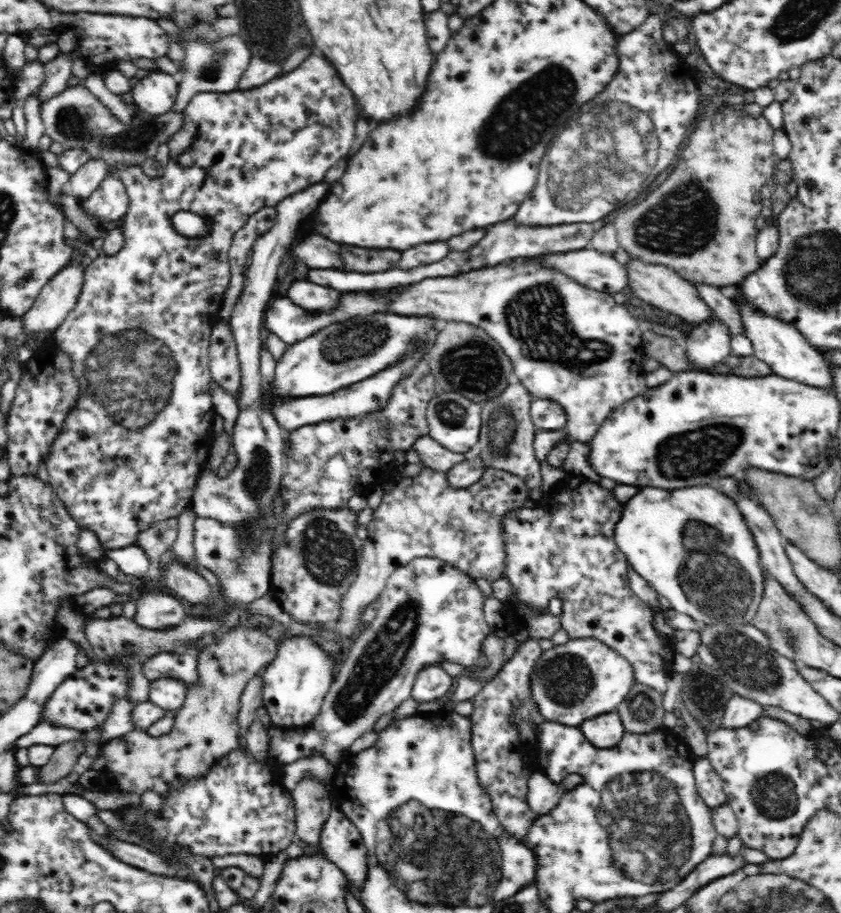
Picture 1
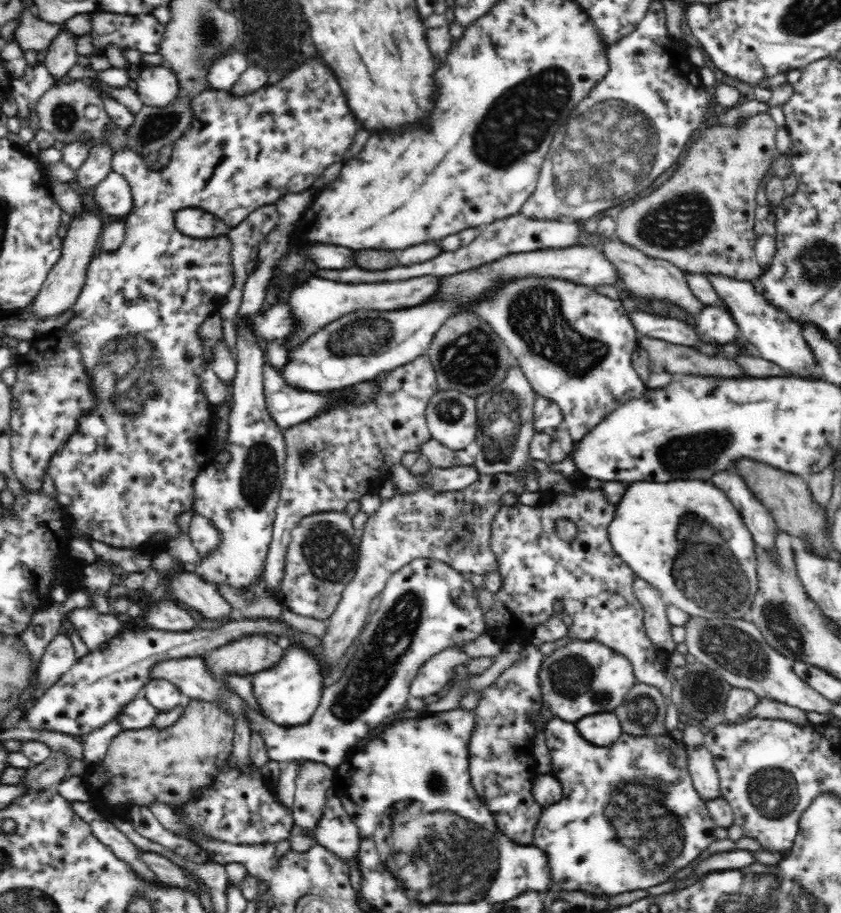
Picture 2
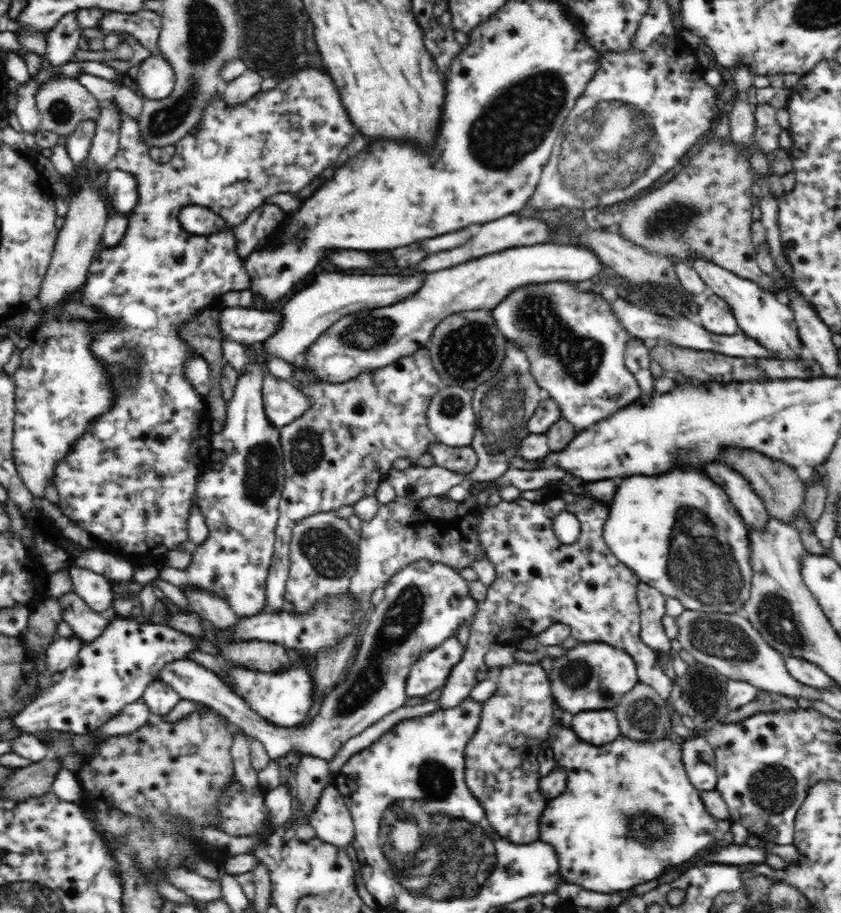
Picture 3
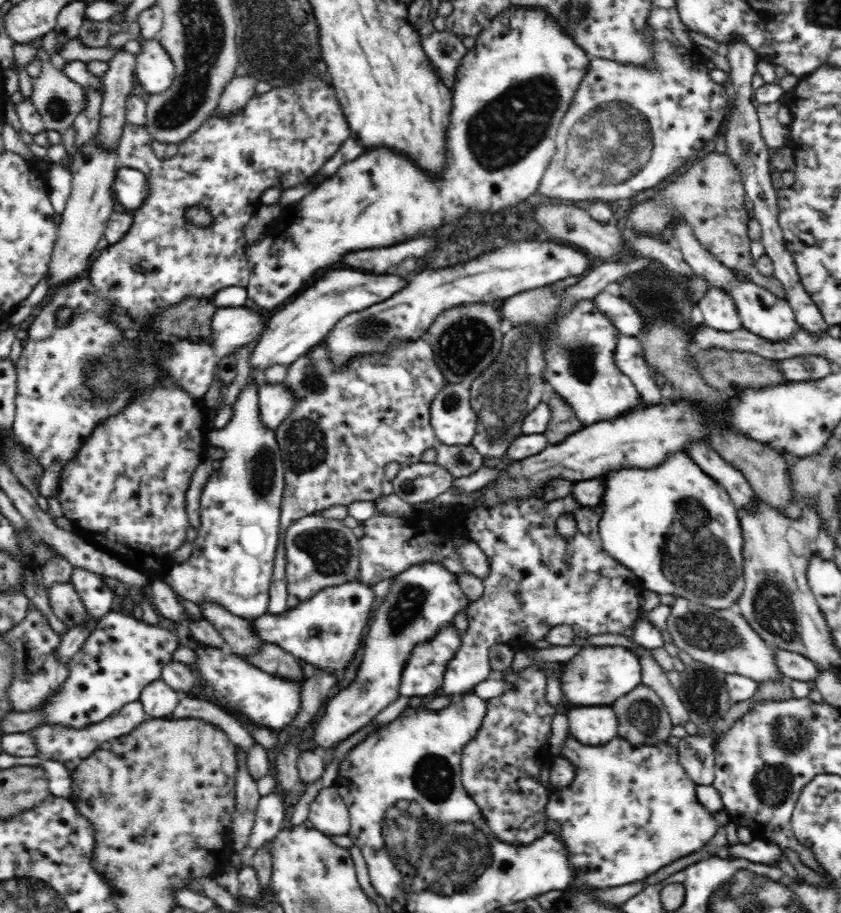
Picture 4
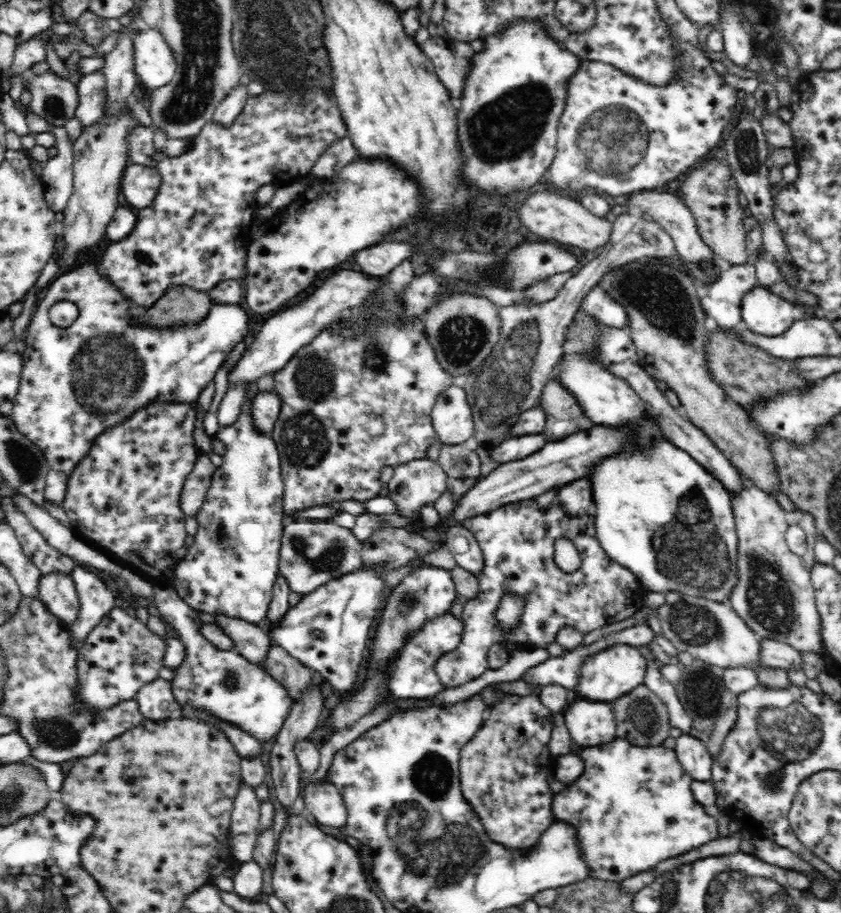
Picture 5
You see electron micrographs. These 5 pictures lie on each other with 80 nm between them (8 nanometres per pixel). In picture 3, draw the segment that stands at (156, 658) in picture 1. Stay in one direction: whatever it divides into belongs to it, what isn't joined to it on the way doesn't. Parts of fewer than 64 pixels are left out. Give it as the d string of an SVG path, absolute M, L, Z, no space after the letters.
M424 559L403 566L386 583L384 591L383 602L370 610L357 650L340 684L326 692L318 714L306 726L279 727L263 720L246 701L226 688L215 672L194 660L165 664L158 678L169 684L180 698L208 706L230 724L242 728L248 738L262 742L271 760L292 752L330 762L350 738L404 706L406 678L411 666L418 662L424 650L440 646L452 634L456 636L462 624L470 624L478 604L470 595L468 581L456 569Z

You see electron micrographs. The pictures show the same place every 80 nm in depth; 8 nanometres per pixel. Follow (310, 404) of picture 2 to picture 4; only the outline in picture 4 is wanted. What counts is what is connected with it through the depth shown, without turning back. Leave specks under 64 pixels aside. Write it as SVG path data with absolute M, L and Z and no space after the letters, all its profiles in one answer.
M266 383L259 387L258 395L260 421L275 431L293 407L294 397L282 384L270 385Z

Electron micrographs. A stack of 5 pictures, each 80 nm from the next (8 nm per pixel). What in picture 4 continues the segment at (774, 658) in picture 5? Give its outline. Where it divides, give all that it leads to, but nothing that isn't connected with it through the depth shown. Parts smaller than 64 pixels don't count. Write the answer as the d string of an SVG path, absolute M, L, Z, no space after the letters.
M775 647L772 648L772 651L774 651L774 657L776 657L778 669L789 679L802 680L802 682L810 680L812 682L820 676L820 667L808 657Z

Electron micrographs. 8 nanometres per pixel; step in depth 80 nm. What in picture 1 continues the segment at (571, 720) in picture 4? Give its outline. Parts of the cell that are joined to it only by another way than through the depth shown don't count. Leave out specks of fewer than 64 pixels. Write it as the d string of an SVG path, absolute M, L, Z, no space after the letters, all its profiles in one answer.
M616 711L588 718L579 728L586 735L586 740L598 748L616 746L626 732L624 723Z

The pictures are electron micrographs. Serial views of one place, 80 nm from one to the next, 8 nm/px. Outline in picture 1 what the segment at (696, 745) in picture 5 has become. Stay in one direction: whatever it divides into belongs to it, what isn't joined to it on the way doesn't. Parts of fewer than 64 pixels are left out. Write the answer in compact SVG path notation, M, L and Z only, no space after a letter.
M695 756L694 778L696 788L705 805L712 809L727 804L723 780L718 776L718 773L706 756L704 758Z

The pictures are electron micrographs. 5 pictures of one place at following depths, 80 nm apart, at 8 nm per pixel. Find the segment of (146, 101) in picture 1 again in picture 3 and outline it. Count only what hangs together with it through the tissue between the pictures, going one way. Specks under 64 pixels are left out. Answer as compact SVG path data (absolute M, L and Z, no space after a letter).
M154 54L140 64L136 81L139 92L147 100L168 98L174 90L175 72L162 54Z

